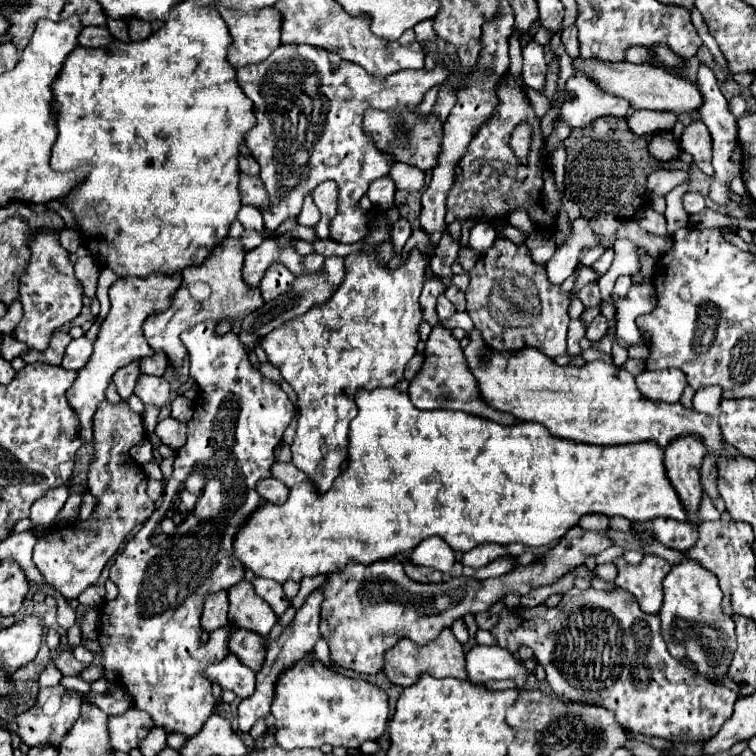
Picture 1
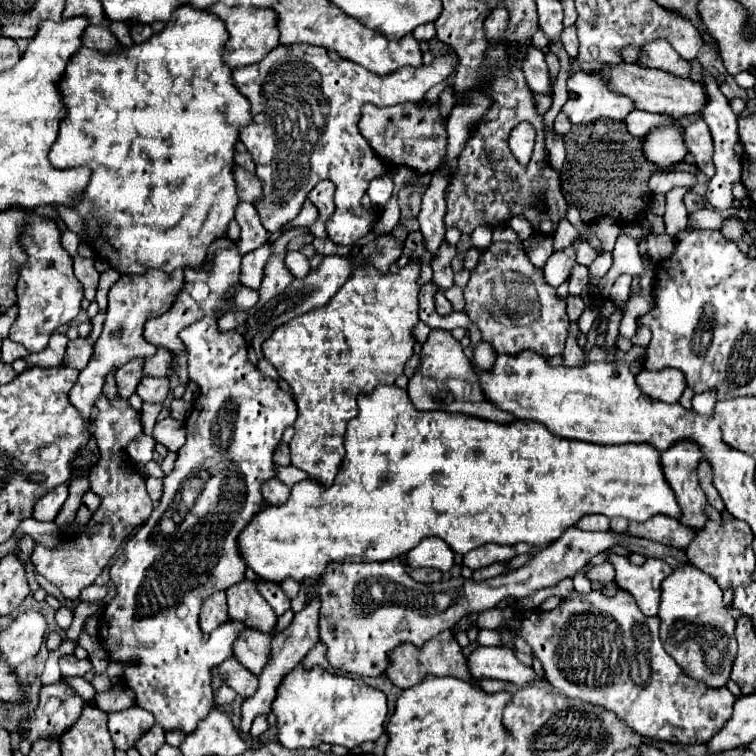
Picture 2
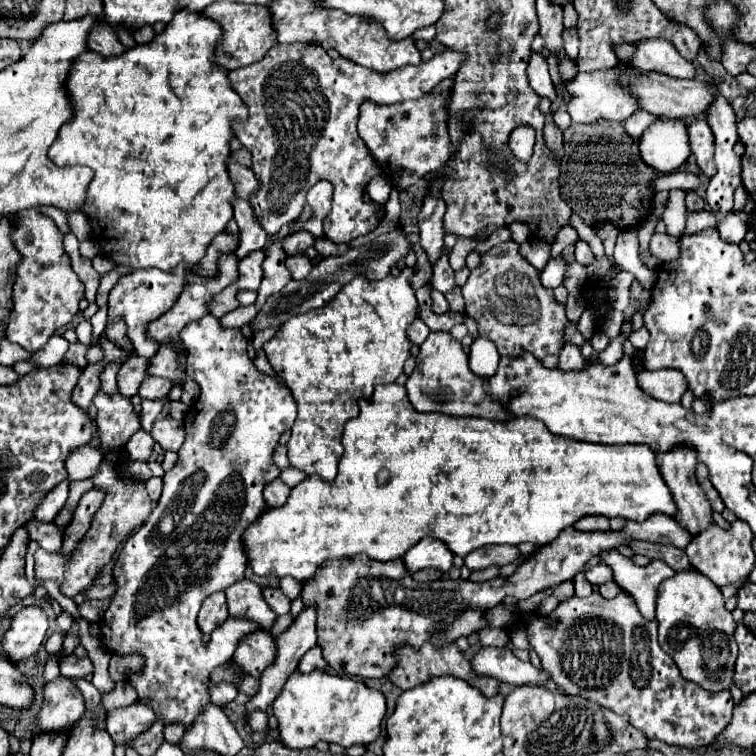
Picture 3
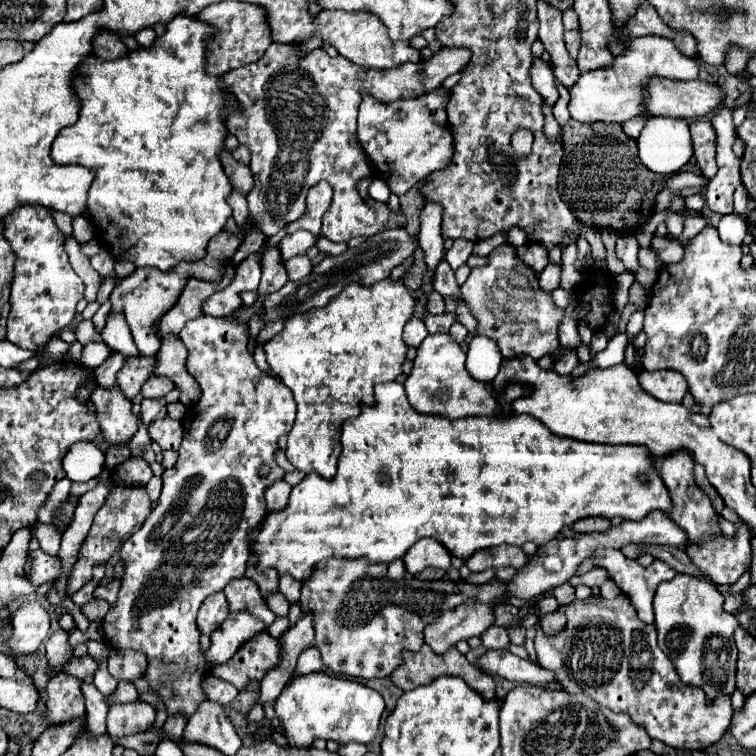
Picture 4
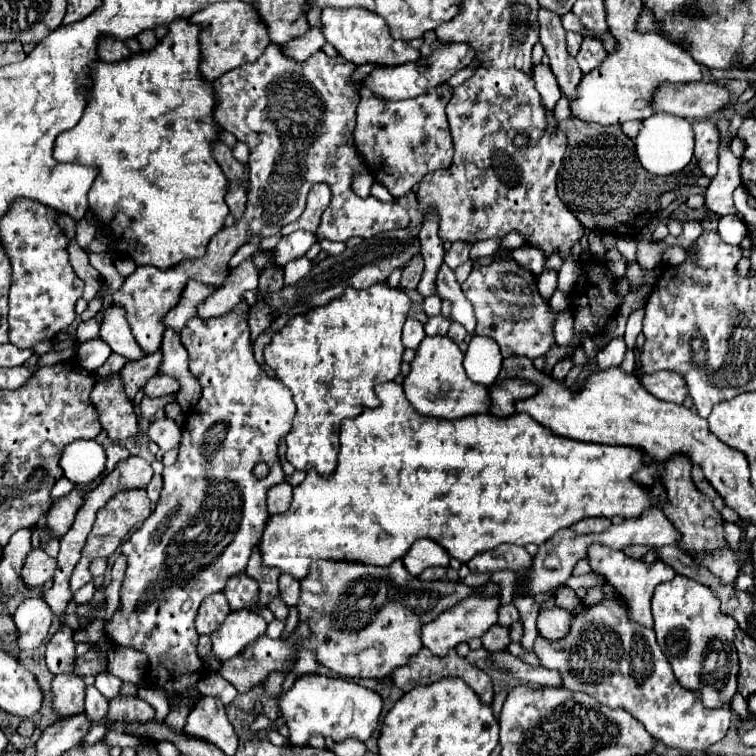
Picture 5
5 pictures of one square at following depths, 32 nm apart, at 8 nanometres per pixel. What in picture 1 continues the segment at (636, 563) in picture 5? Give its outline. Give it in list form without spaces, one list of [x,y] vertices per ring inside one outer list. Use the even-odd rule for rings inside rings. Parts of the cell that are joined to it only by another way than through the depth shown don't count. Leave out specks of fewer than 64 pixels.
[[[622,556],[614,558],[612,562],[618,568],[614,584],[634,594],[642,612],[658,614],[662,606],[662,580],[672,566],[658,556],[644,556],[642,564],[636,566],[628,564]]]

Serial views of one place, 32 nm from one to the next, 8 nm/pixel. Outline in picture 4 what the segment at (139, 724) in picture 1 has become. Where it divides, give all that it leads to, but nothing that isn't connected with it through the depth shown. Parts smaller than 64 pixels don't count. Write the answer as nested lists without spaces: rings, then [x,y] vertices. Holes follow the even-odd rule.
[[[142,700],[112,704],[108,712],[108,734],[126,736],[126,734],[144,732],[148,726],[154,724],[154,716],[156,710]]]

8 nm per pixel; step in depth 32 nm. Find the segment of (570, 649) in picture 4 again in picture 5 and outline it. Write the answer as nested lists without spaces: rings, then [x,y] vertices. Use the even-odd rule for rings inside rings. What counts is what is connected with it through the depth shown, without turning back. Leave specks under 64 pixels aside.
[[[604,600],[592,608],[582,606],[580,612],[572,614],[572,630],[564,640],[548,642],[542,636],[534,642],[534,652],[538,654],[542,666],[560,670],[564,678],[564,688],[574,692],[586,692],[592,698],[596,698],[600,704],[606,704],[610,708],[624,708],[632,716],[636,716],[638,722],[644,724],[644,728],[662,744],[678,748],[682,752],[706,752],[712,744],[722,740],[730,728],[732,714],[730,706],[722,706],[716,710],[704,708],[700,694],[690,692],[678,684],[674,678],[674,672],[662,654],[662,650],[656,644],[656,636],[652,628],[642,628],[640,624],[634,624],[628,620],[628,610],[620,600]]]

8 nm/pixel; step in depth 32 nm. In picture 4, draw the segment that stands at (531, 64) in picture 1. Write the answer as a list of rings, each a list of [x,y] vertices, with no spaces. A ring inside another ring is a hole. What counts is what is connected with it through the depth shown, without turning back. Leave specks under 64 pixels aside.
[[[534,60],[532,68],[530,68],[530,76],[532,76],[532,84],[538,90],[538,94],[542,96],[542,100],[548,106],[554,106],[556,100],[560,98],[560,94],[558,94],[556,80],[554,80],[554,74],[552,74],[550,66],[542,60]]]

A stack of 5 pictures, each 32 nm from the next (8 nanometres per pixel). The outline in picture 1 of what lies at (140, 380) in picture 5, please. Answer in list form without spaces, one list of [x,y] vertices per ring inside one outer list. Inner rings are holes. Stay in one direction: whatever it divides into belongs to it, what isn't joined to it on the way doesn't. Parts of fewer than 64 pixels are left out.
[[[140,360],[136,362],[130,362],[128,366],[122,366],[116,376],[114,376],[114,384],[118,388],[118,394],[122,396],[122,400],[128,400],[134,392],[134,386],[136,386],[136,380],[140,376]]]

